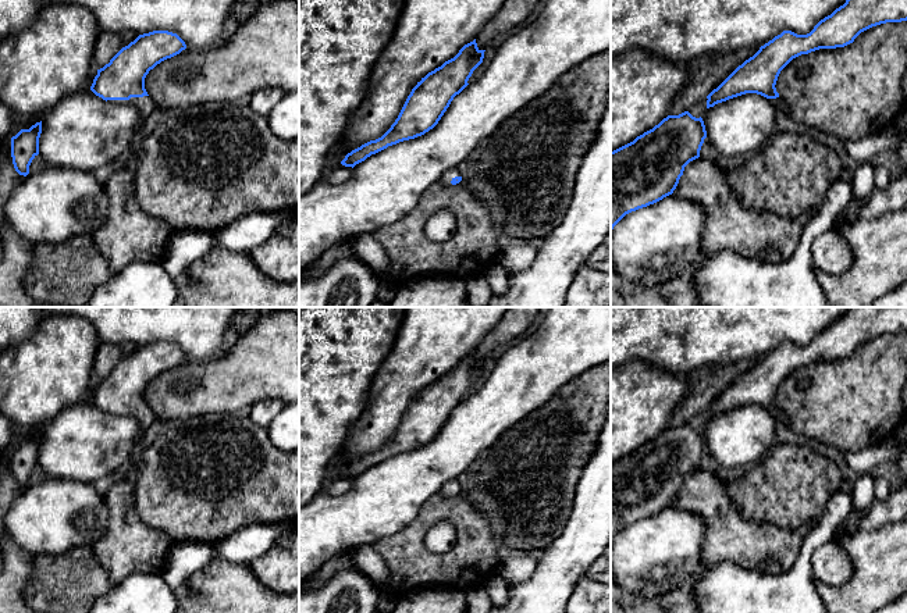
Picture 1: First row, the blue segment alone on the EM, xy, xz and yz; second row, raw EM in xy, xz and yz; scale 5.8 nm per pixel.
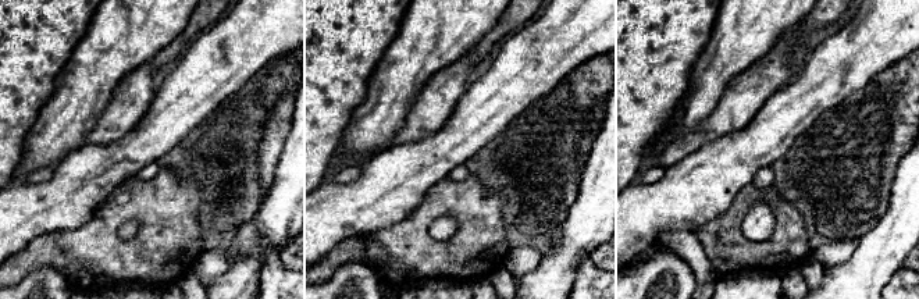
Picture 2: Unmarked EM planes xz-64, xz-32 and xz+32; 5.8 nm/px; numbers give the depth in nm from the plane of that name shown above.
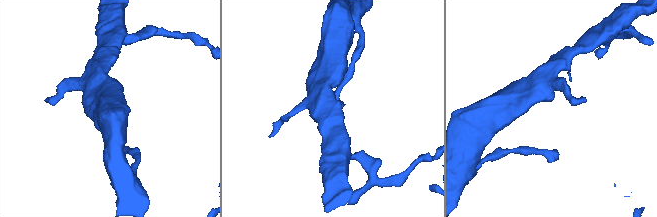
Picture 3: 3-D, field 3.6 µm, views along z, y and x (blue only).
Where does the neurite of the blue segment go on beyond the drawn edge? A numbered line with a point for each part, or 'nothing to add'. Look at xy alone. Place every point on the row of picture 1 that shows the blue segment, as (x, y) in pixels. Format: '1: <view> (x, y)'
1: xy (145, 104)

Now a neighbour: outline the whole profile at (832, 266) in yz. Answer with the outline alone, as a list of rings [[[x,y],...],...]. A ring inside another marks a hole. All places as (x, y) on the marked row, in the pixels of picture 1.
[[[825,232],[815,236],[811,245],[811,254],[814,267],[832,275],[843,274],[853,265],[853,259],[828,259],[825,256]]]

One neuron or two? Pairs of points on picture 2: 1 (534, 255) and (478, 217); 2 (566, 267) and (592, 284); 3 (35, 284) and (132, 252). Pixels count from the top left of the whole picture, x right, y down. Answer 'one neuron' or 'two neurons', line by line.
1: two neurons
2: two neurons
3: two neurons

